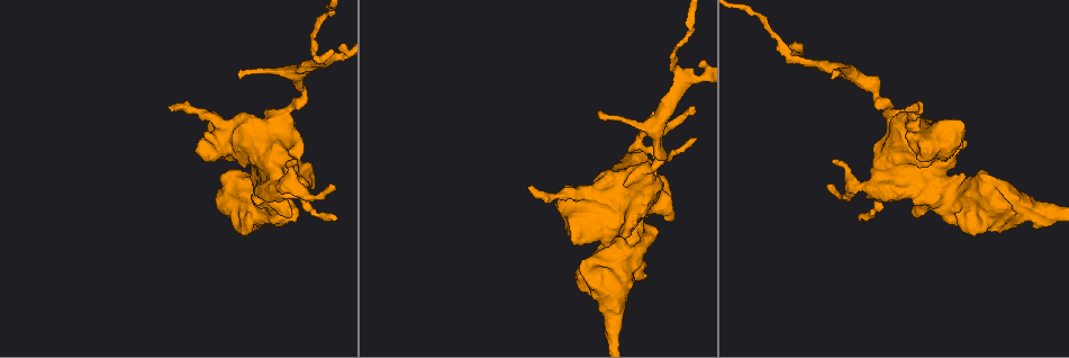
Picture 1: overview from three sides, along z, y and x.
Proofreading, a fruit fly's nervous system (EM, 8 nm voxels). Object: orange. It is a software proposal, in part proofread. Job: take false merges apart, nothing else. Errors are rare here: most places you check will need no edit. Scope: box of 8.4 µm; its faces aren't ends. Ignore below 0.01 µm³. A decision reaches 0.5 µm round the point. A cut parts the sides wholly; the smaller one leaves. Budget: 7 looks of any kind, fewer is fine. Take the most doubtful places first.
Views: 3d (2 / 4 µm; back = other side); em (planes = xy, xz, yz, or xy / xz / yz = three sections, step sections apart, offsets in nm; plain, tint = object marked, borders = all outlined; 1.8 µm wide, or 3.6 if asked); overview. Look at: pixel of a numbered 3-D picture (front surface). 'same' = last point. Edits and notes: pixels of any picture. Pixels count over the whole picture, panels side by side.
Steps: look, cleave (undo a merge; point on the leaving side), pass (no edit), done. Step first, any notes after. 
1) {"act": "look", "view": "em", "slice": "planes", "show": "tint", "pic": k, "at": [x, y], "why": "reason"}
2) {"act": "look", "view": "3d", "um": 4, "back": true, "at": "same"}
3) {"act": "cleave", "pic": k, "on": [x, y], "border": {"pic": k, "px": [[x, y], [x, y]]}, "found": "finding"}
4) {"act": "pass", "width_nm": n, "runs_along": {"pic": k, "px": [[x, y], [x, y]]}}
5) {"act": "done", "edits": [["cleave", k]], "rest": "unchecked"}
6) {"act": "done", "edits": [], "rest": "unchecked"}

{"act": "look", "view": "em", "slice": "planes", "show": "tint", "pic": 1, "at": [280, 127], "why": "calibre changes"}

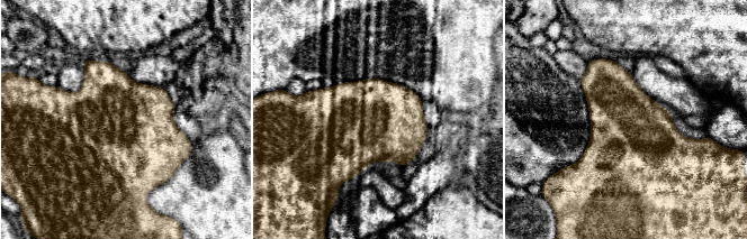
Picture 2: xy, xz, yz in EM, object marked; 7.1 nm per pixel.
{"act": "pass", "found": "all the same neuron"}

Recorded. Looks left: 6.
{"act": "look", "view": "3d", "um": 4, "pic": 1, "at": [206, 117], "why": "calibre changes"}

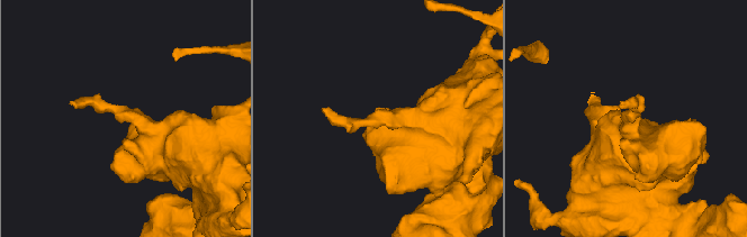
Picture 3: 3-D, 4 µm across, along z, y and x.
{"act": "look", "view": "em", "slice": "planes", "show": "tint", "pic": 3, "at": [380, 119]}

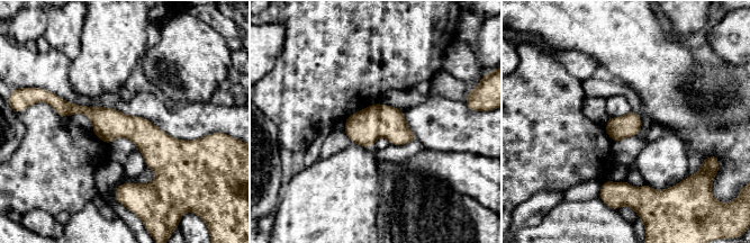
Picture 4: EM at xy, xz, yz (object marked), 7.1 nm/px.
{"act": "pass", "runs_along": {"pic": 4, "px": [[61, 102], [160, 158], [151, 187], [118, 194]]}, "found": "all the same neuron"}

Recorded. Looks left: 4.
{"act": "look", "view": "3d", "um": 4, "pic": 1, "at": [320, 62], "why": "branch point"}

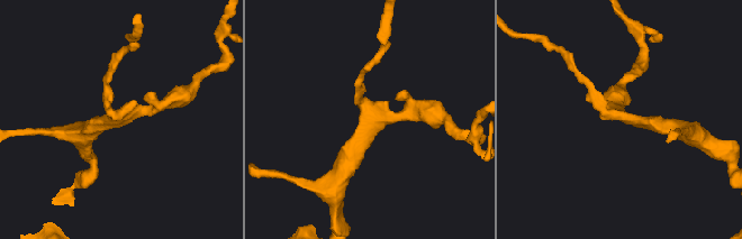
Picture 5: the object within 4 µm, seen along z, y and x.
{"act": "look", "view": "em", "slice": "planes", "show": "plain", "pic": 5, "at": [115, 117], "arms": 3}

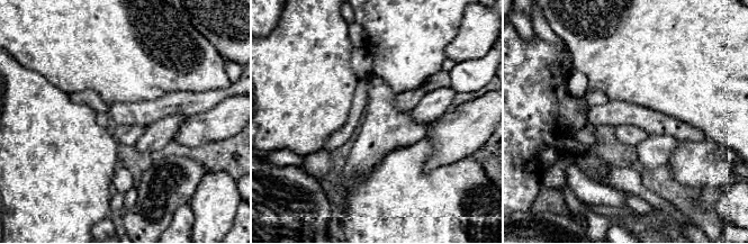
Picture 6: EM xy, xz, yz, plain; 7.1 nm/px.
{"act": "look", "view": "em", "slice": "planes", "show": "tint", "at": "same"}

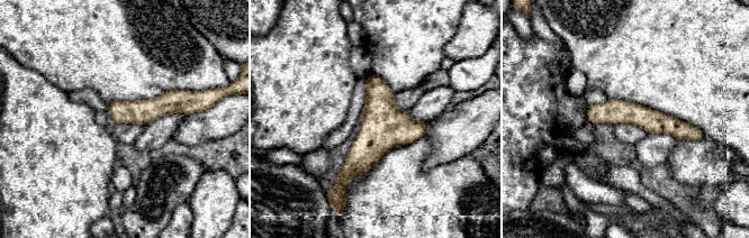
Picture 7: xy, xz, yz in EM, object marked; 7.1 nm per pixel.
{"act": "pass", "runs_along": {"pic": 7, "px": [[589, 107], [632, 112], [693, 134]]}, "found": "continuous, no second neuron"}

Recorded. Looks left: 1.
{"act": "done", "edits": [], "rest": "unchecked"}

